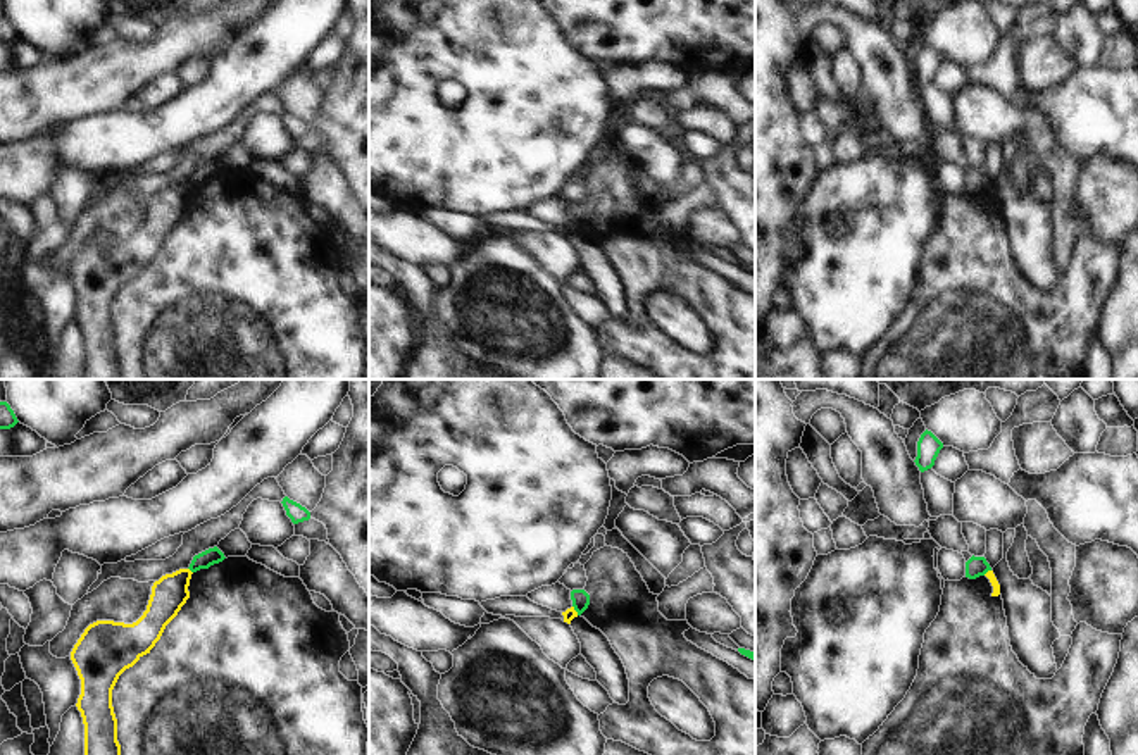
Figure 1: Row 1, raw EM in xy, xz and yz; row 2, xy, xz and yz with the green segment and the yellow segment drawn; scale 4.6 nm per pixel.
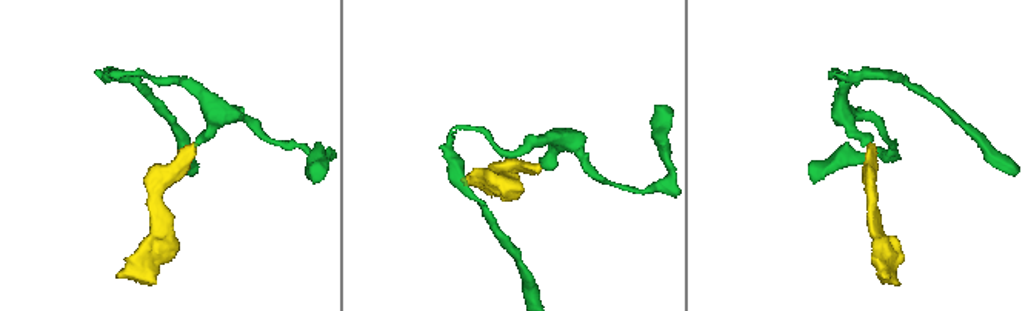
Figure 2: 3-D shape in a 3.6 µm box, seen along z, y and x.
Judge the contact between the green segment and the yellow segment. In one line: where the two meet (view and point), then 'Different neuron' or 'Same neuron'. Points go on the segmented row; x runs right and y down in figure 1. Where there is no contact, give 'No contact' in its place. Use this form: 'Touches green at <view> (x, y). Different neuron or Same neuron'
Touches green at yz (987, 571). Different neuron

